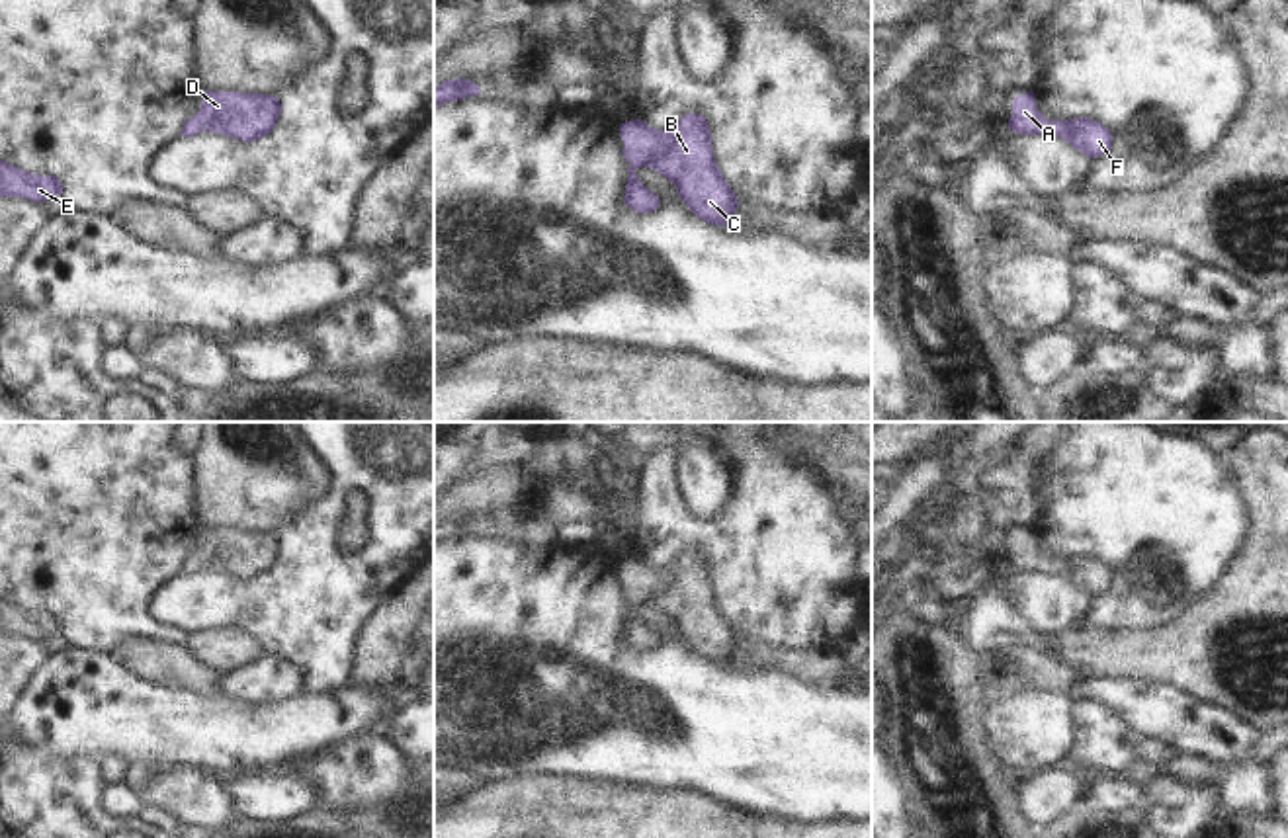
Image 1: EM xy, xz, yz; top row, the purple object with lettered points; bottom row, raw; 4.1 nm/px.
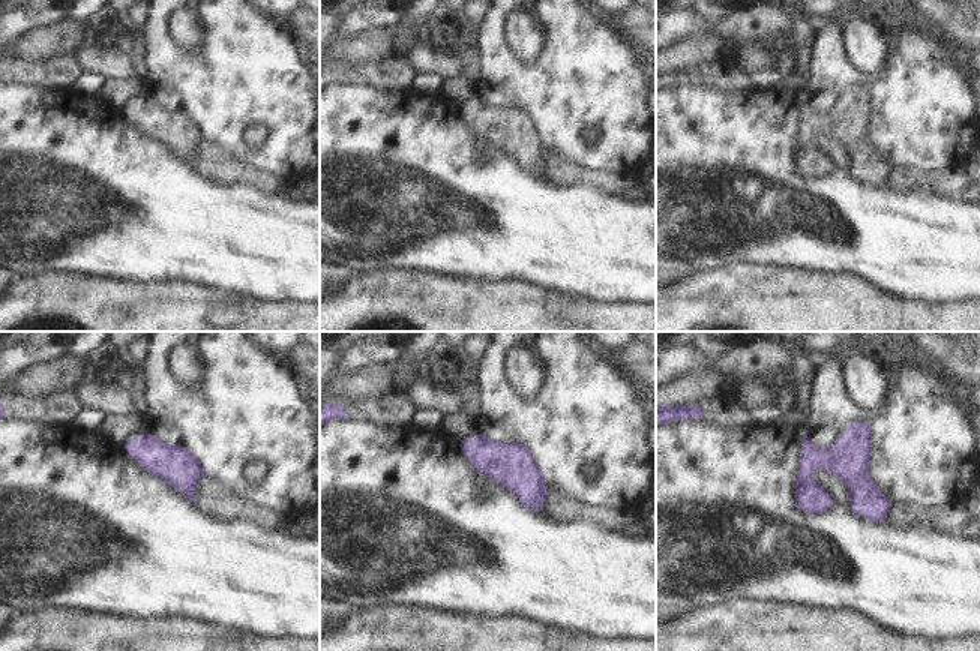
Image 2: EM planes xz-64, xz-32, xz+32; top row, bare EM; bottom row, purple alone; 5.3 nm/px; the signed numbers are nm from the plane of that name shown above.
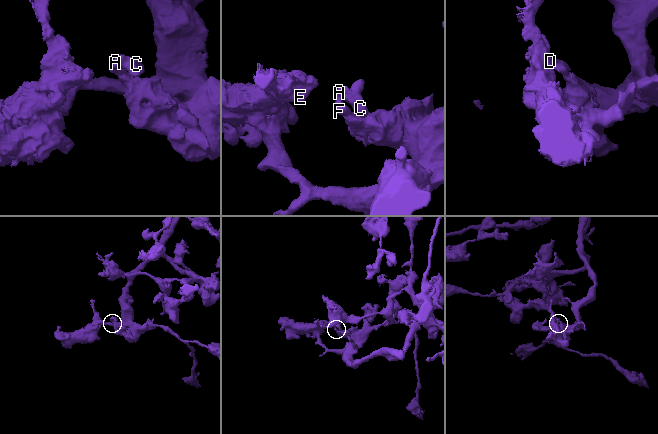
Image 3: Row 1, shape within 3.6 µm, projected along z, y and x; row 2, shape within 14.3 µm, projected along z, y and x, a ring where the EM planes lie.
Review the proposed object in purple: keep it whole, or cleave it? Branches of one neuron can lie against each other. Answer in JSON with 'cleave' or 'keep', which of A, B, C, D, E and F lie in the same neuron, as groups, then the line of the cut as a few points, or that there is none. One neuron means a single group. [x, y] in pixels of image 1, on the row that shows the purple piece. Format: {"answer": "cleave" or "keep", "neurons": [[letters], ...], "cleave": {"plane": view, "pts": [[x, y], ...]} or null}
{"answer": "keep", "neurons": [["A", "B", "C", "D", "E", "F"]], "cleave": null}

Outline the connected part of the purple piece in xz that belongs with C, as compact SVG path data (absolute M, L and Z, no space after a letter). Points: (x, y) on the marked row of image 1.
M686 113L670 129L653 129L645 121L620 125L623 156L631 166L623 203L631 211L651 213L661 199L637 178L637 168L653 168L668 178L690 211L715 227L729 227L739 209L737 195L723 178L711 148L708 121L700 113Z

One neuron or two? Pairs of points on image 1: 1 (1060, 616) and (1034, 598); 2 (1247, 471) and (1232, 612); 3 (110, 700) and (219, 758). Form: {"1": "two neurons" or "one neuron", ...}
{"1": "one neuron", "2": "one neuron", "3": "one neuron"}

